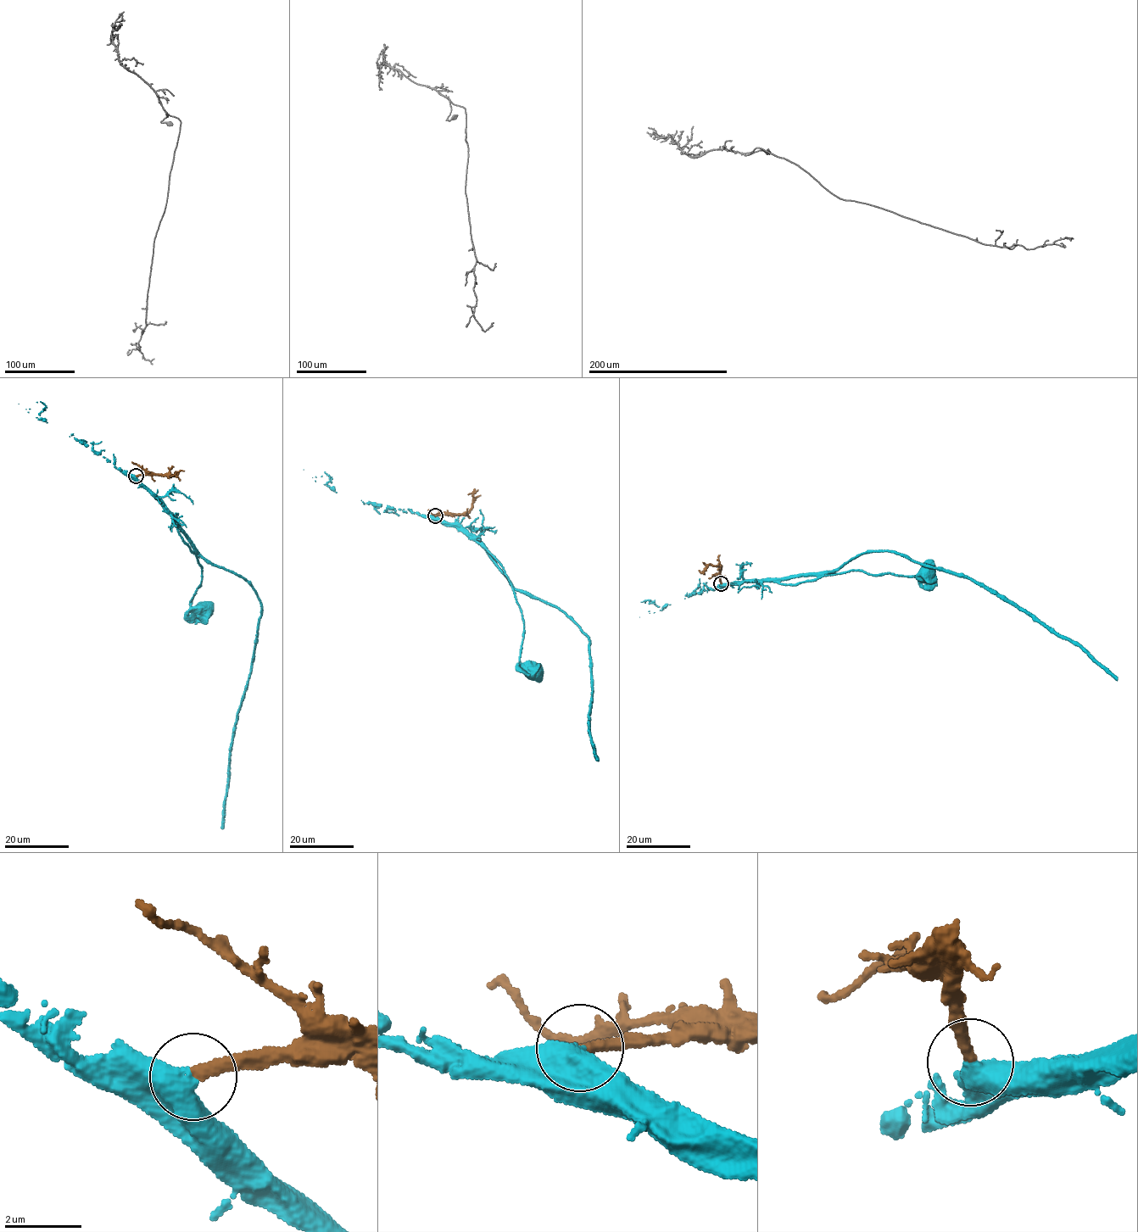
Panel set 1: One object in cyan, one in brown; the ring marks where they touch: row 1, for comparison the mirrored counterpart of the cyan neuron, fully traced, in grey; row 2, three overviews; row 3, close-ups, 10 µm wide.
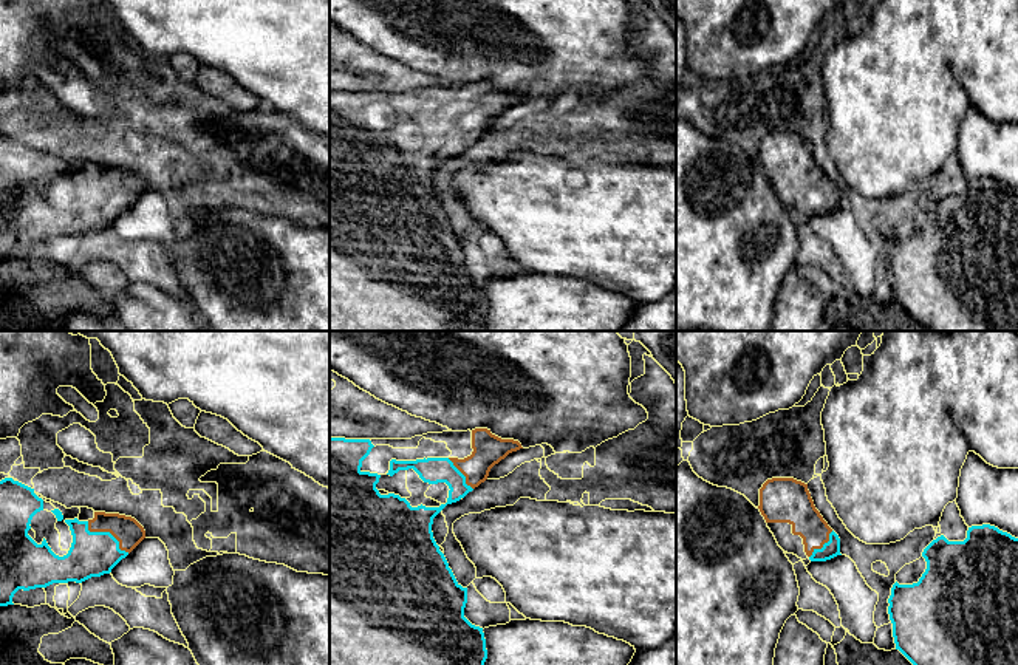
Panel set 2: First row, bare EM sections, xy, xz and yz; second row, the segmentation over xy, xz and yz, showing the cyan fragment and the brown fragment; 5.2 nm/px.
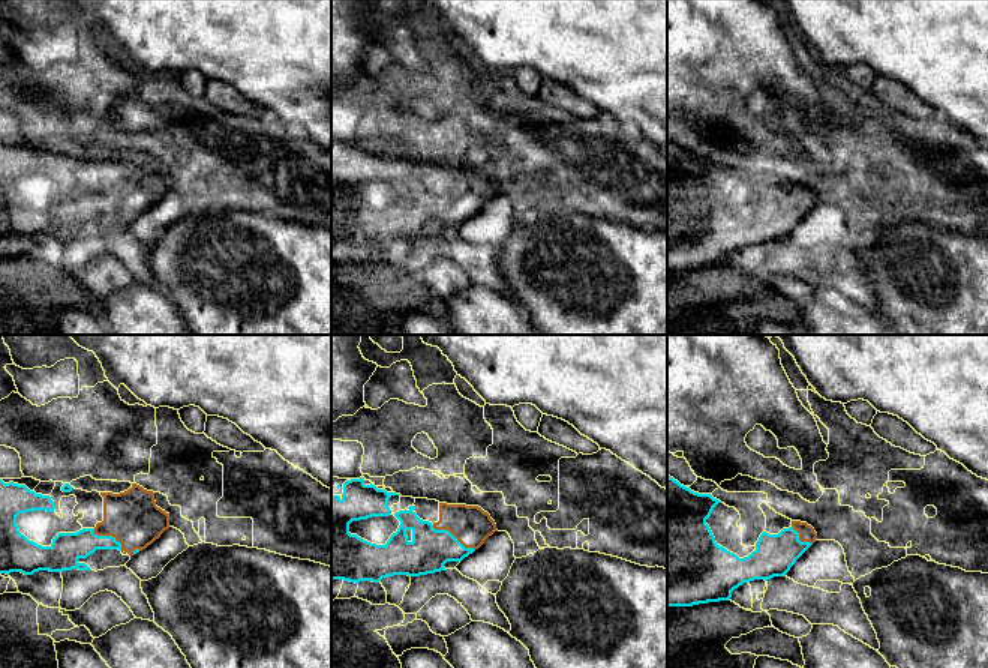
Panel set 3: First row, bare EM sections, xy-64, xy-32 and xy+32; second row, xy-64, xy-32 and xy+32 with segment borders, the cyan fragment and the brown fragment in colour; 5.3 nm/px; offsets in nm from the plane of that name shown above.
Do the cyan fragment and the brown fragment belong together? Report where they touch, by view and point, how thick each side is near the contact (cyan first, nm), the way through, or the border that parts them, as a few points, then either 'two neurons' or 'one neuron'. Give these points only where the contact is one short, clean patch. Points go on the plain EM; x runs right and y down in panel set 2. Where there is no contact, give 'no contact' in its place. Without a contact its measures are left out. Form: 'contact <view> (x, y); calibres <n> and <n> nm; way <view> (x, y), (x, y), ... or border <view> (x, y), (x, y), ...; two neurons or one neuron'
contact xy (107, 186); calibres 240 and 150 nm; one neuron

